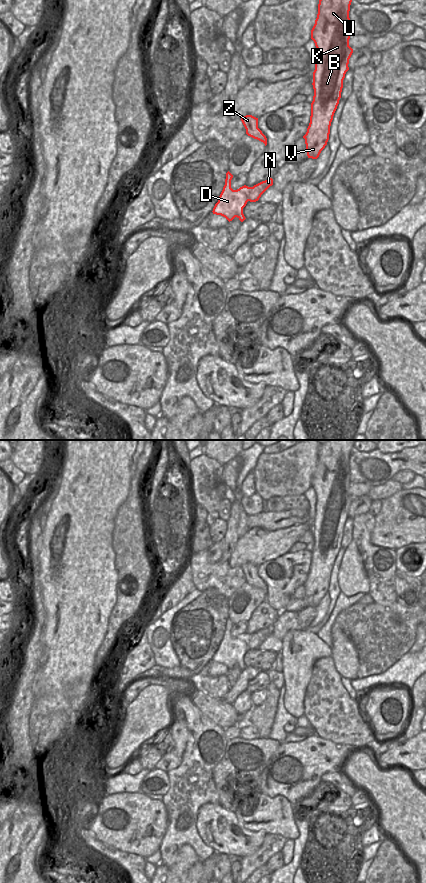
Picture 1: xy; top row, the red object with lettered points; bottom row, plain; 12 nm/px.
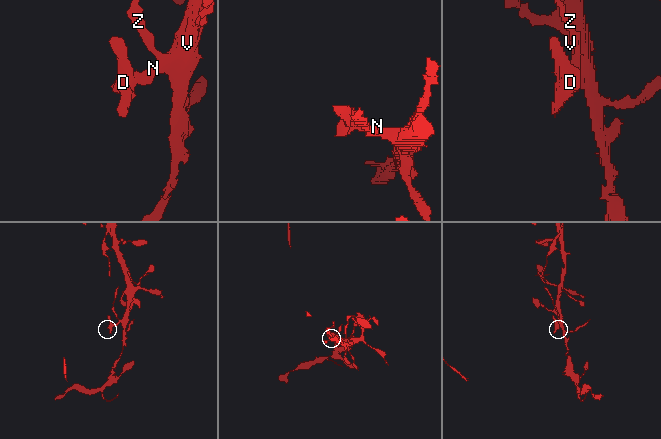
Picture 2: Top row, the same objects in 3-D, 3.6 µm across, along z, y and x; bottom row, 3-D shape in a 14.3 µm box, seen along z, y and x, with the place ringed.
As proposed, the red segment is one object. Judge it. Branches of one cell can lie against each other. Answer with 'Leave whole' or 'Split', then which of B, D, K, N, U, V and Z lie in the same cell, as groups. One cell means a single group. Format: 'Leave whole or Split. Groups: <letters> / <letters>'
Split. Groups: B K N U V Z / D.

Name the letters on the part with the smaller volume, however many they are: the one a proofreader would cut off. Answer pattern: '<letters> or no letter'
D

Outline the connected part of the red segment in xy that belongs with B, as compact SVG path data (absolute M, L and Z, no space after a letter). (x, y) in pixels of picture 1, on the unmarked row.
M328 440L319 448L317 466L311 478L311 487L317 496L312 531L314 544L311 551L310 571L303 584L308 606L317 607L329 588L331 570L341 546L343 528L349 518L349 507L353 501L353 497L349 494L349 459L356 441L377 443L381 440Z

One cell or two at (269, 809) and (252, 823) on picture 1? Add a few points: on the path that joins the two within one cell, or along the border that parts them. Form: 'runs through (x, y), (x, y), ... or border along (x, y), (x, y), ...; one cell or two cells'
runs through (265, 813), (256, 820); one cell

